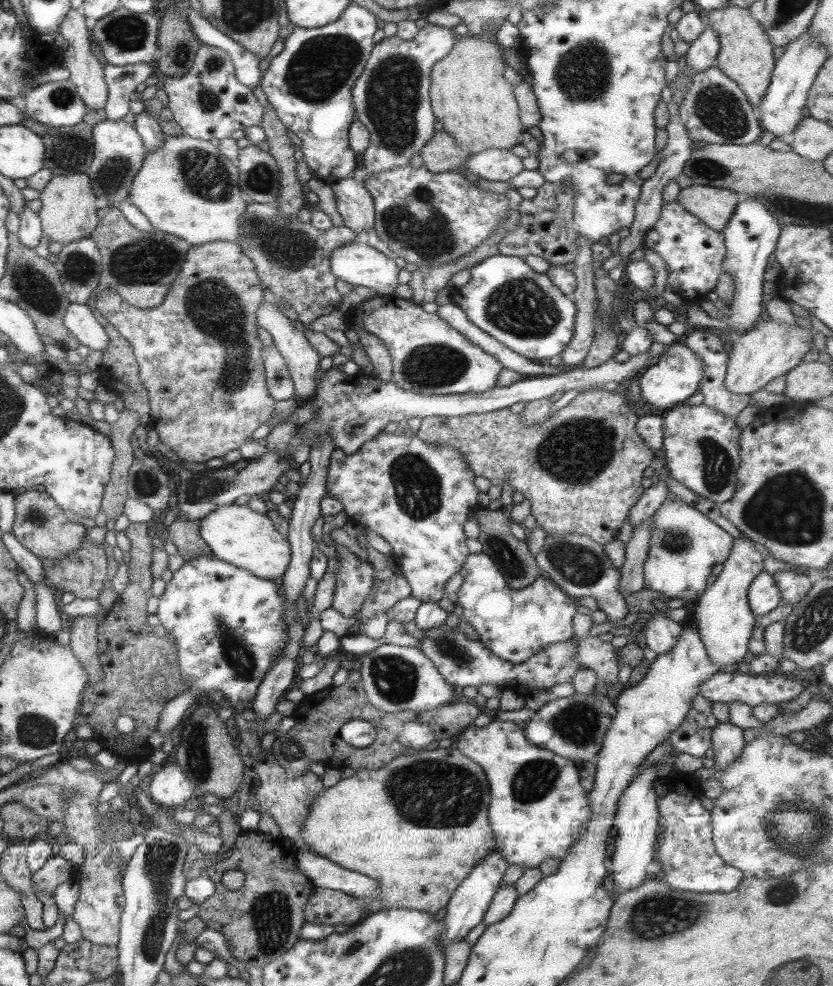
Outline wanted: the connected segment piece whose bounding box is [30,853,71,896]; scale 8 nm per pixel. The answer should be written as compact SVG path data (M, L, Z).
M53 853L44 866L33 873L30 878L31 883L37 886L37 890L41 890L47 896L52 896L51 892L54 892L55 887L69 880L70 876L70 863Z

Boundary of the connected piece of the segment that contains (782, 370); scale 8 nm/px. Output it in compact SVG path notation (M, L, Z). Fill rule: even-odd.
M759 319L755 328L746 331L737 338L736 342L733 342L726 365L724 388L730 393L754 396L771 380L777 376L785 375L786 372L800 364L802 357L810 350L811 344L812 334L797 324L783 324L771 319L765 321Z

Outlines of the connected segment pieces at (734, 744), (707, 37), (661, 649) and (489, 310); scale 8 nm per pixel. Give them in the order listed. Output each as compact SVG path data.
M717 723L711 731L711 750L715 770L723 770L729 763L739 759L745 748L742 729L731 723Z
M705 26L699 37L689 43L689 48L685 52L685 66L692 68L692 74L715 66L716 54L719 50L717 35L711 27Z
M653 613L645 623L641 644L656 655L667 653L675 645L681 629L682 626L669 619L666 613Z
M499 253L485 257L469 269L470 279L459 288L450 288L450 301L459 306L469 322L509 350L536 363L536 360L560 357L573 335L576 306L544 273L533 271L522 258Z

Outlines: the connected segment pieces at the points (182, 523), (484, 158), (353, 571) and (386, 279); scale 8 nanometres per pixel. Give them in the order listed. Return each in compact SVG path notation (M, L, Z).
M177 517L164 530L164 535L177 549L178 555L184 561L191 560L197 555L211 555L211 551L203 539L199 537L199 523L196 520L187 520Z
M490 148L469 155L463 167L478 178L493 180L493 182L509 181L523 168L521 158L513 155L510 150L498 148Z
M334 544L337 555L335 590L331 609L346 617L353 617L363 605L364 599L376 581L371 565L360 561L345 546Z
M358 237L351 240L347 244L337 246L335 250L331 250L329 256L329 268L331 274L335 275L336 281L343 281L347 284L355 286L365 286L377 292L378 296L393 295L393 290L397 286L397 272L400 268L395 265L394 257L389 258L382 252L371 248L369 244Z

